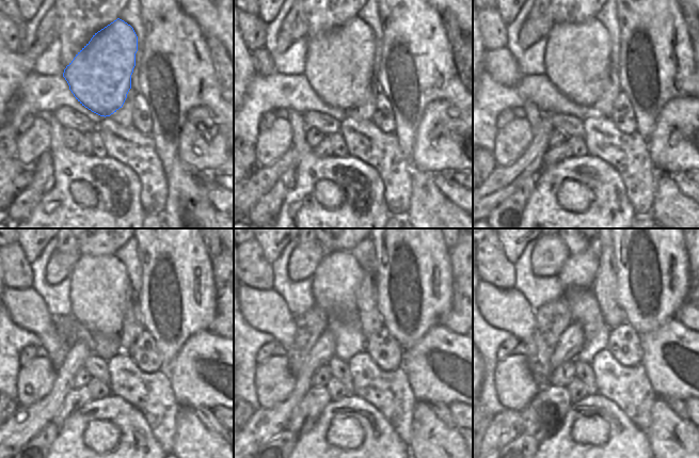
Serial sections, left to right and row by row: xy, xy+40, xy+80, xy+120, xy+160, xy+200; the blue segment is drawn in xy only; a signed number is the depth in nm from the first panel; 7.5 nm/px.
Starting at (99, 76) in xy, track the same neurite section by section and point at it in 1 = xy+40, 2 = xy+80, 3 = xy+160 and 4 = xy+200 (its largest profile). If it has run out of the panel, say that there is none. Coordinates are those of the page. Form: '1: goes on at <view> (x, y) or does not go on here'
1: goes on at xy+40 (338, 67)
2: goes on at xy+80 (577, 56)
3: goes on at xy+160 (335, 281)
4: goes on at xy+200 (578, 272)

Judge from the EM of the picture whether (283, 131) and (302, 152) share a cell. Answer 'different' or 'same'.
different

